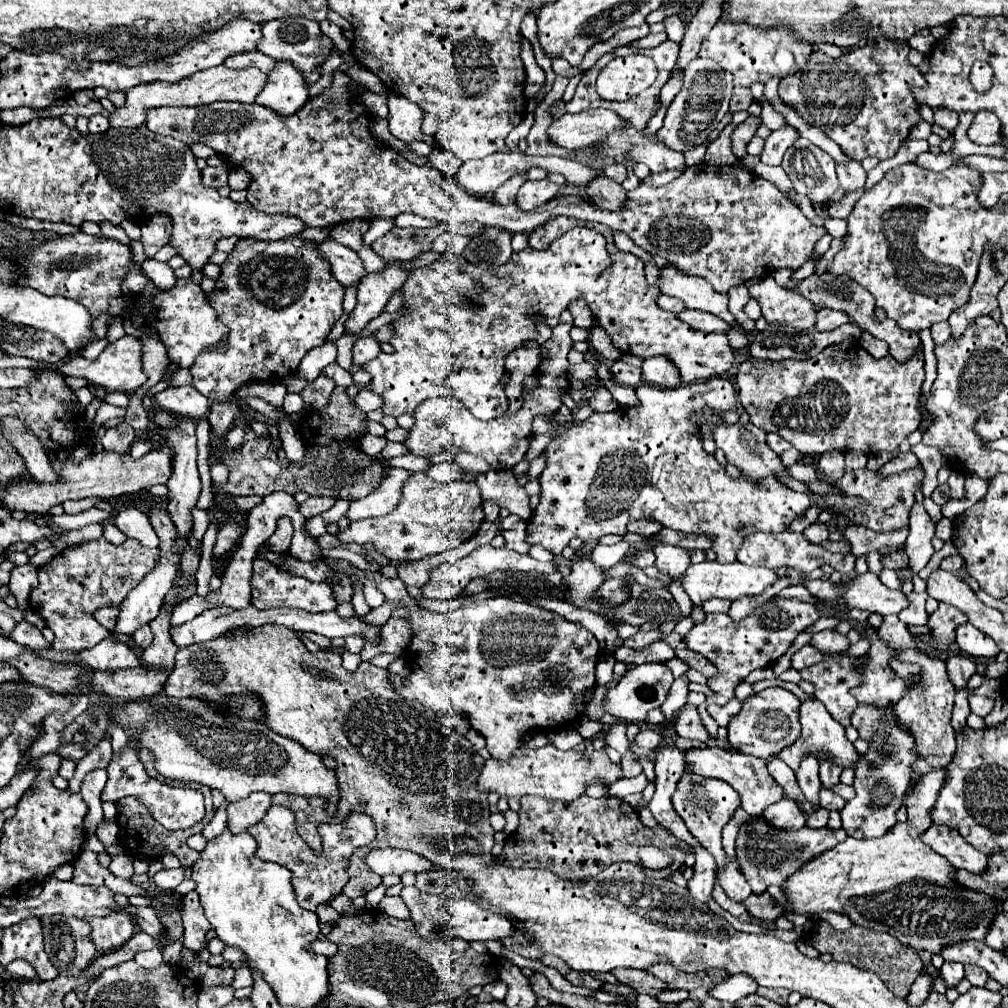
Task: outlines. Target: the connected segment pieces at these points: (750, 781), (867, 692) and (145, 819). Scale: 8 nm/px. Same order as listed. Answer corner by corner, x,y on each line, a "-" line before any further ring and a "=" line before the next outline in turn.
697,747
697,749
689,749
685,751
685,765
693,769
693,773
701,775
701,777
713,777
713,779
721,779
725,783
729,783
741,797
741,807
753,817
759,815
765,807
769,807
769,803
777,803
783,797
781,787
775,785
773,777
767,771
767,765
763,759
751,757
751,755
741,755
739,751
727,751
727,749
719,749
719,747
=
865,629
863,635
873,643
869,649
869,661
865,667
861,667
861,673
865,675
865,683
861,687
853,689
853,695
859,699
859,703
869,703
879,709
885,709
889,705
895,705
897,699
905,695
905,691
919,683
919,677
909,679
895,679
893,669
889,667
889,659
893,659
895,651
885,645
881,639
873,635
873,629
=
201,787
200,790
204,795
205,816
199,823
189,829
185,829
185,831
169,831
169,829
161,827
147,811
135,811
135,799
117,801
117,825
119,825
119,839
121,839
123,847
129,849
133,855
143,855
147,859
157,859
157,857
163,857
163,855
169,853
169,855
175,855
181,861
181,867
193,865
199,859
199,853
187,845
187,837
200,832
215,814
211,789
209,787

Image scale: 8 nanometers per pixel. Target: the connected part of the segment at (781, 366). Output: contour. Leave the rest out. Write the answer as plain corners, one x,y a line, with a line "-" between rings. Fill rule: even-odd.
833,345
817,353
807,361
781,361
769,363
759,359
747,359
739,365
737,387
739,401
749,413
749,421
767,433
777,433
789,441
801,453
825,453
829,449
839,451
897,451
899,443
913,433
921,423
917,409
919,389
923,385
923,357
909,363
897,363
893,357
881,361
873,359
861,345

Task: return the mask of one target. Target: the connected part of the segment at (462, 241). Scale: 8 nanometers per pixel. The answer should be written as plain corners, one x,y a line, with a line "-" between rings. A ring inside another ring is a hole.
447,231
447,233
439,235
439,237
433,241
433,251
437,251
437,253
451,251
451,253
455,253
455,255
461,255
469,241
471,241
471,237
465,237
465,235
457,235
457,233
449,233
449,231

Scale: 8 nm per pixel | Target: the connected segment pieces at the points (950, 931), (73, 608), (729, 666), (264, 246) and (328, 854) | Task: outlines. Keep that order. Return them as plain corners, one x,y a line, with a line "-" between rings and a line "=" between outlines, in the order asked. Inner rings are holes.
945,767
915,777
915,785
907,793
909,819
905,823
897,823
889,833
877,839
857,841
853,837
847,837
837,847
825,851
825,855
819,855
817,859
809,861
801,871
797,871
797,875
791,875
789,883
785,883
785,895
789,897
793,911
795,913
811,913
811,911
845,913
855,925
889,933
901,945
907,945
915,951
929,951
931,955
941,953
943,947
953,943
961,943
969,939
983,941
995,915
1003,911
1001,905
1005,899
997,899
981,891
969,891
957,885
953,879
955,877
953,873
957,869
921,841
921,835
933,823
931,811
935,807
939,791
945,785
945,779
947,779
=
93,539
57,553
47,565
39,567
39,585
31,591
29,605
55,633
55,649
79,653
103,641
109,631
95,621
95,609
103,605
119,607
129,589
155,567
157,555
157,549
141,547
135,539
127,539
121,545
=
773,599
769,605
757,609
755,613
747,615
741,621
733,621
727,613
707,613
707,619
699,625
695,625
687,633
687,649
701,653
705,659
709,659
719,673
707,679
707,687
713,691
711,697
707,697
704,703
697,707
703,727
709,735
717,735
719,725
715,719
707,713
707,705
716,704
723,706
735,697
735,687
755,669
771,667
781,655
787,653
789,645
793,645
795,637
811,627
821,617
821,611
815,603
801,601
801,599
=
297,235
277,243
239,239
221,265
221,277
209,305
227,325
229,337
225,345
207,349
195,359
193,387
209,401
229,401
243,383
271,377
281,381
293,375
301,359
327,339
335,321
343,315
343,287
333,279
329,261
319,255
313,241
-
277,347
287,347
287,361
=
273,805
269,815
265,815
265,819
257,823
257,827
249,827
249,833
259,843
257,857
285,865
293,873
291,885
293,885
297,903
303,909
311,909
311,911
315,911
317,905
327,903
341,893
341,889
345,887
349,879
347,875
349,857
361,845
369,845
375,839
373,821
369,819
369,815
361,815
361,813
351,813
342,823
323,823
319,825
318,832
323,846
321,853
315,853
311,847
307,847
305,841
299,839
299,833
295,829
295,815
285,805

